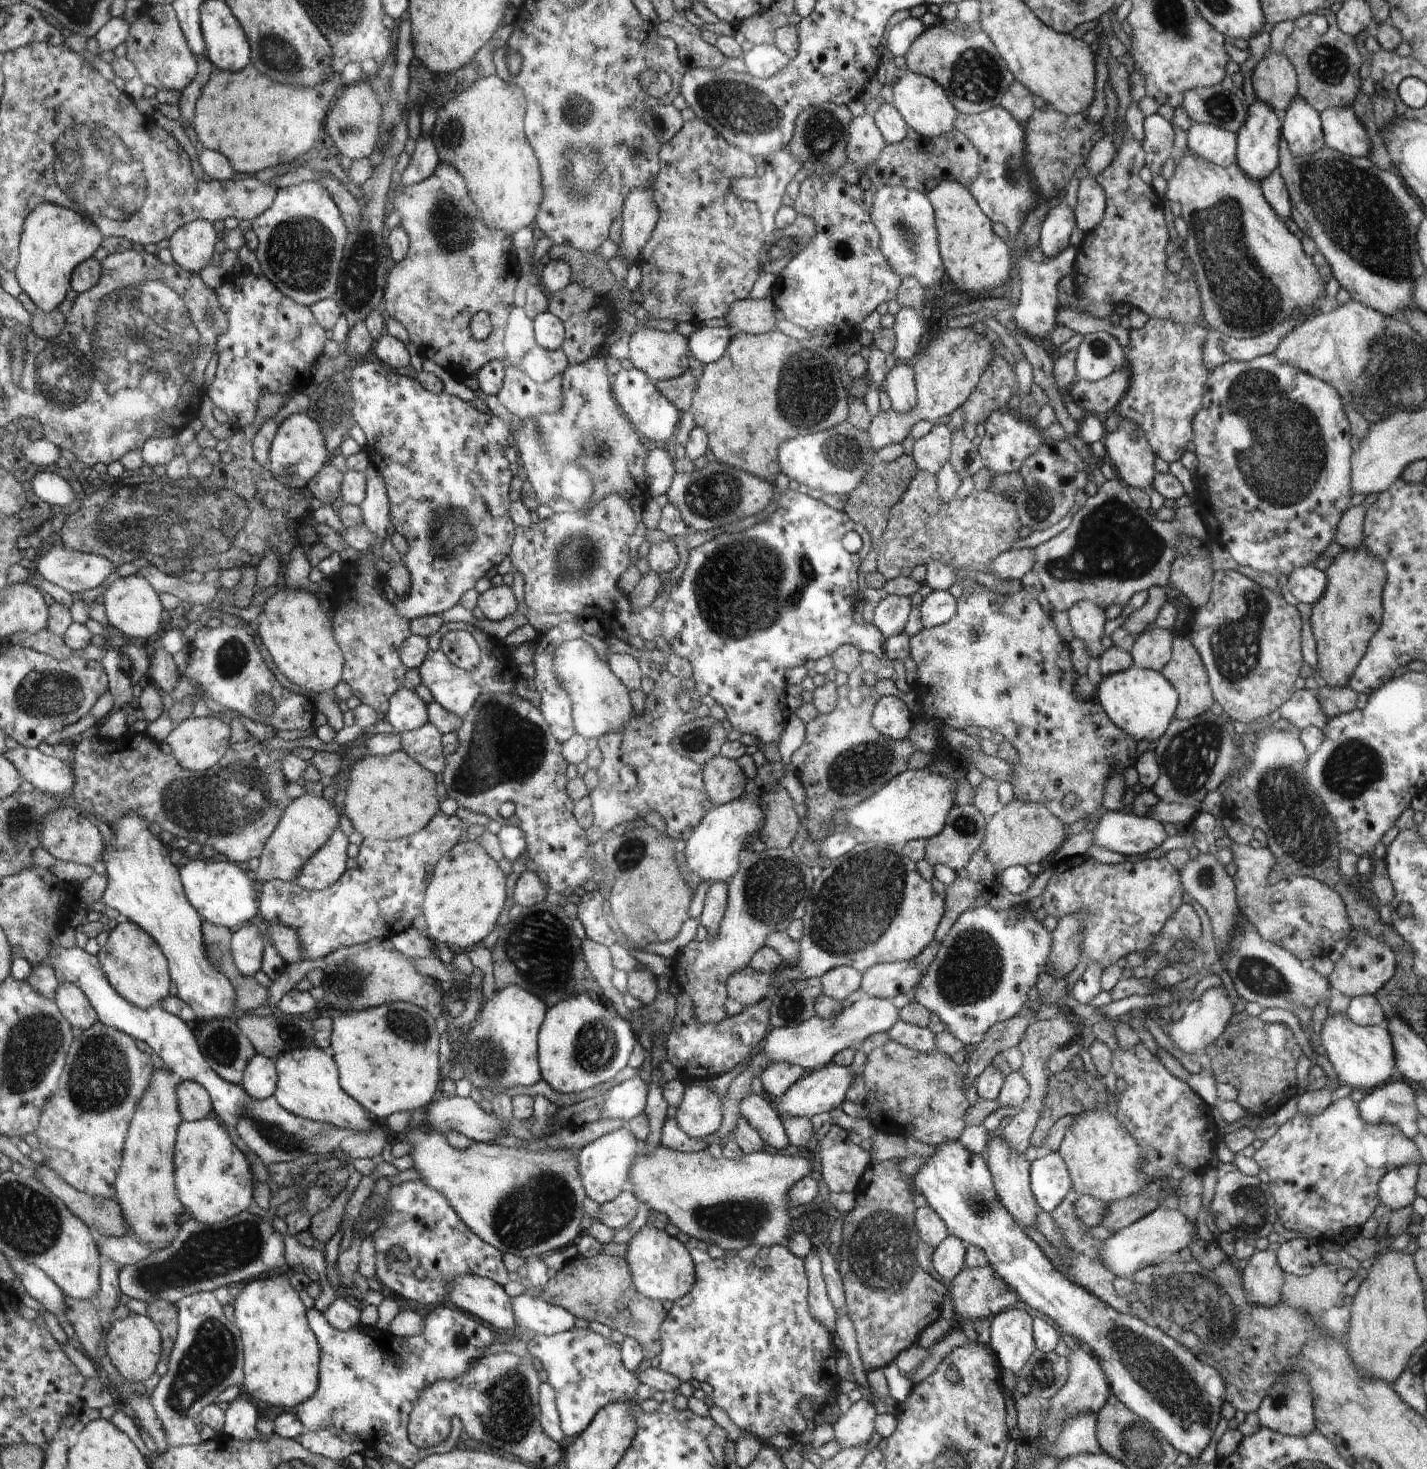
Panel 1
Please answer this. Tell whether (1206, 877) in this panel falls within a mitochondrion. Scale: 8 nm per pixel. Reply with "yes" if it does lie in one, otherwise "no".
yes

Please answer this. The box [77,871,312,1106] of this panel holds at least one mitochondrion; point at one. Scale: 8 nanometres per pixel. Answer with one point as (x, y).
(223, 1042)

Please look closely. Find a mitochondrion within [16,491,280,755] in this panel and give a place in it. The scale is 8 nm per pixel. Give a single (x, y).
(232, 656)

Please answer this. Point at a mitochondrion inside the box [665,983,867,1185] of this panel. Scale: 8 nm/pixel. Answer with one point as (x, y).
(790, 1009)

